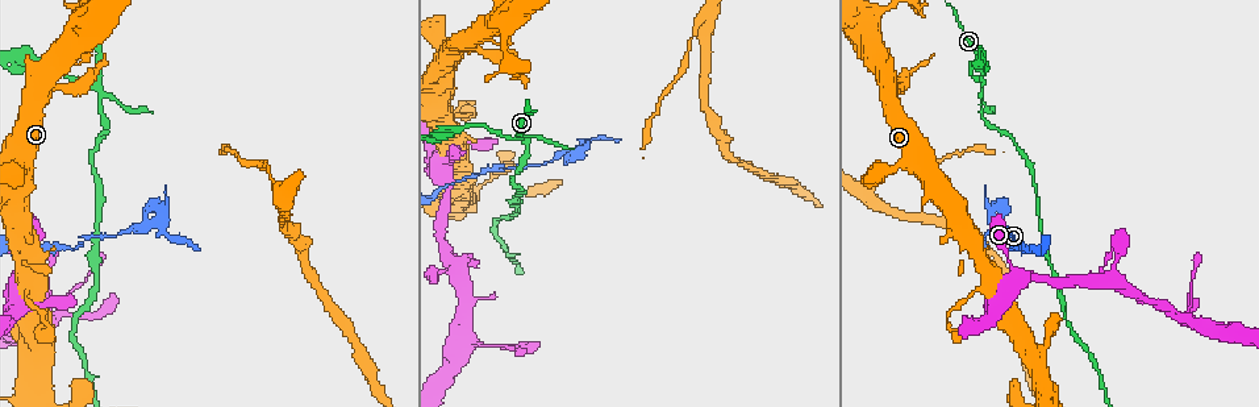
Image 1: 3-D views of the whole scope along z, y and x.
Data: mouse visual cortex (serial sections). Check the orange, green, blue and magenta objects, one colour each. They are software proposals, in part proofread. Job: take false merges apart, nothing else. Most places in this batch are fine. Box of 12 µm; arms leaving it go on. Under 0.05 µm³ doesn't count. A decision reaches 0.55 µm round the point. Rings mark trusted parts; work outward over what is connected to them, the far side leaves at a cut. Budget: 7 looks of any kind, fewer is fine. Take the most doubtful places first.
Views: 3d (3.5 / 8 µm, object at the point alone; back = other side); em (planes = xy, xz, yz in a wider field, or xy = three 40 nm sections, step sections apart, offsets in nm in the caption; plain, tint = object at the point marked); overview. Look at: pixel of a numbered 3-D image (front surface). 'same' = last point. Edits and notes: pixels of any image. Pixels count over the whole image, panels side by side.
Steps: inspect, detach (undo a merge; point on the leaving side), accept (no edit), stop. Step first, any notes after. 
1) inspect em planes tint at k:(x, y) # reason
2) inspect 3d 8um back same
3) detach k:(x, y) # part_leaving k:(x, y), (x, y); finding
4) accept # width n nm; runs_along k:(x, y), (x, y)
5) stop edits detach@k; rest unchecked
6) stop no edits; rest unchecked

inspect 3d 8um at 1:(518, 137) # sharp bend

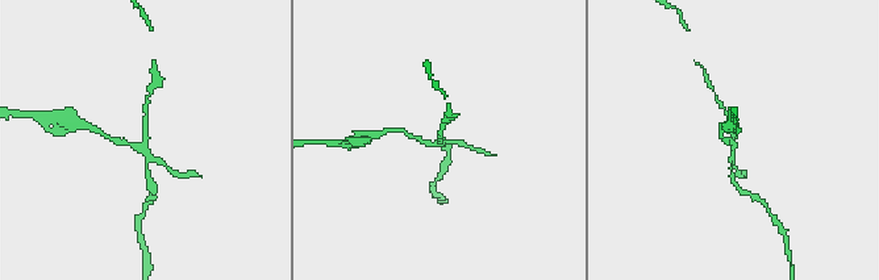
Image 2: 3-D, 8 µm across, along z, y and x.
inspect 3d 3.5um at 2:(438, 140) # zoom in

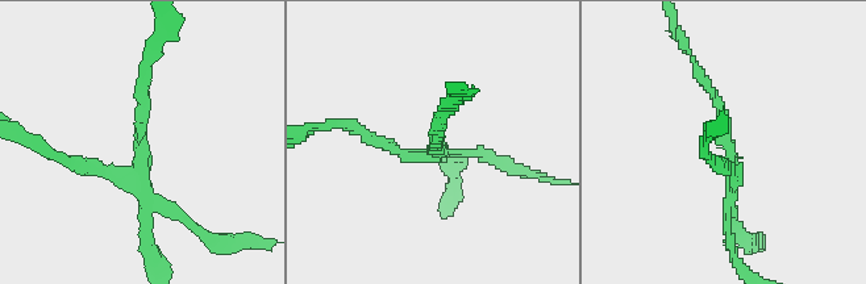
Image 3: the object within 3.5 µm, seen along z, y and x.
inspect em xy step 1 tint at 3:(140, 165) # need the tissue

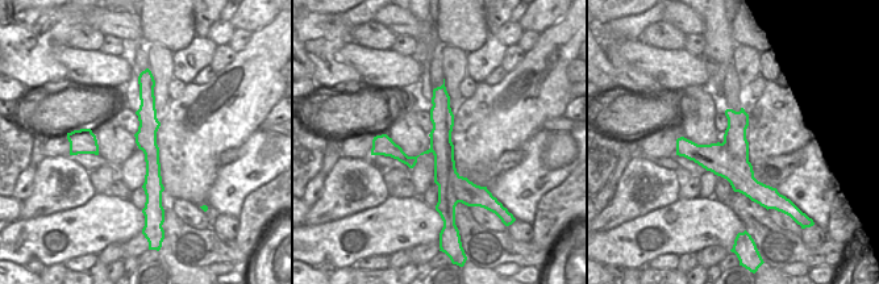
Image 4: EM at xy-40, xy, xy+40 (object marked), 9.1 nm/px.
detach 3:(382, 143) # border 4:(454, 168), (454, 196), (458, 201); two cells meet here

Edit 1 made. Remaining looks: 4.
inspect 3d 3.5um at 1:(565, 155)

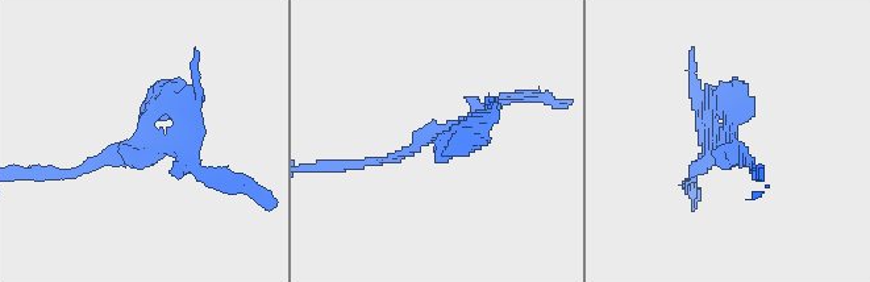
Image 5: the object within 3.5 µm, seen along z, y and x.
inspect em xy step 1 tint at 5:(441, 135)

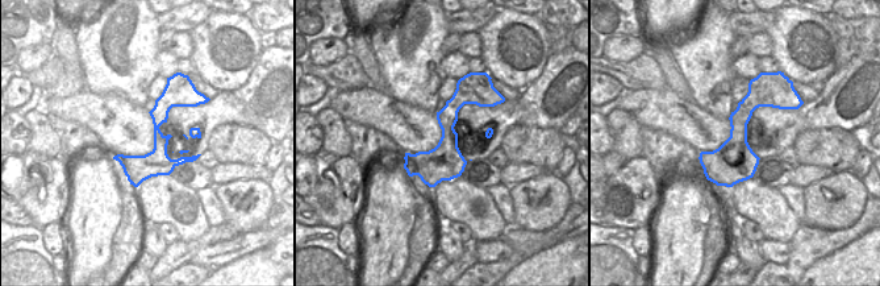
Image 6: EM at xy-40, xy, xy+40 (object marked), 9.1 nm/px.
inspect em xy step 3 tint same

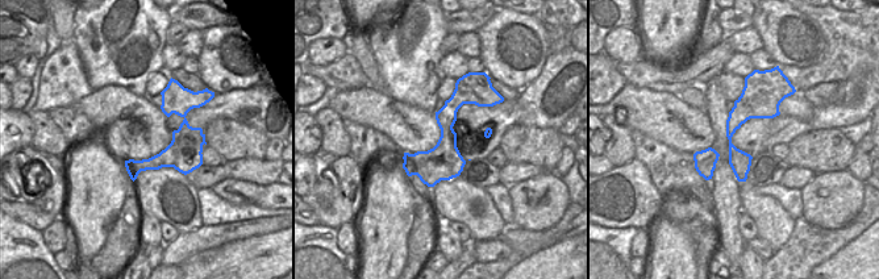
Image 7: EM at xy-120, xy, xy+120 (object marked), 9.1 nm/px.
detach 5:(207, 171) # width 340 nm; part_leaving 5:(171, 148), (199, 95), (195, 46); a second cell is stuck on

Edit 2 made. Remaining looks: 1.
stop edits detach@3, detach@5; rest unchecked

